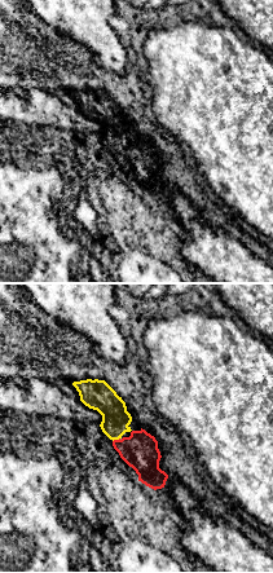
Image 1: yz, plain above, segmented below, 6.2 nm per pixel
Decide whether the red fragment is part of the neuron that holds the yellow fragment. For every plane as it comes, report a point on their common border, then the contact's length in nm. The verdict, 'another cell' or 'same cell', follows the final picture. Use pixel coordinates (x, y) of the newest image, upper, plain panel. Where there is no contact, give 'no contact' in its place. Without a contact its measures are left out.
meets yellow at (115, 149); contact 50 nm long

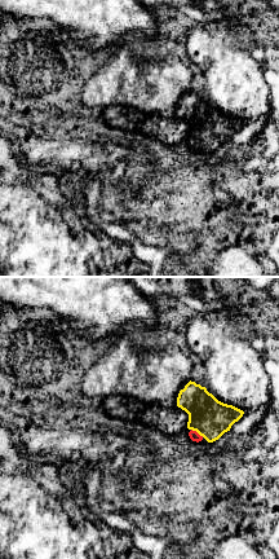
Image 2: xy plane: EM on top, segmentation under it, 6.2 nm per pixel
meets yellow at (198, 142); contact 90 nm long

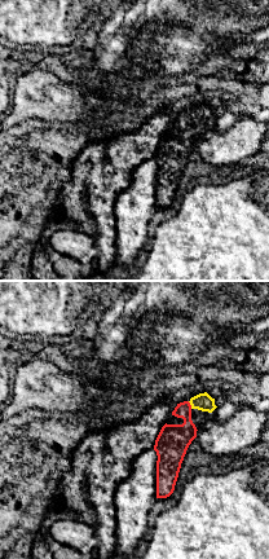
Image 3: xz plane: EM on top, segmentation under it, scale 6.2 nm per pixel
meets yellow at (190, 114); contact 50 nm long

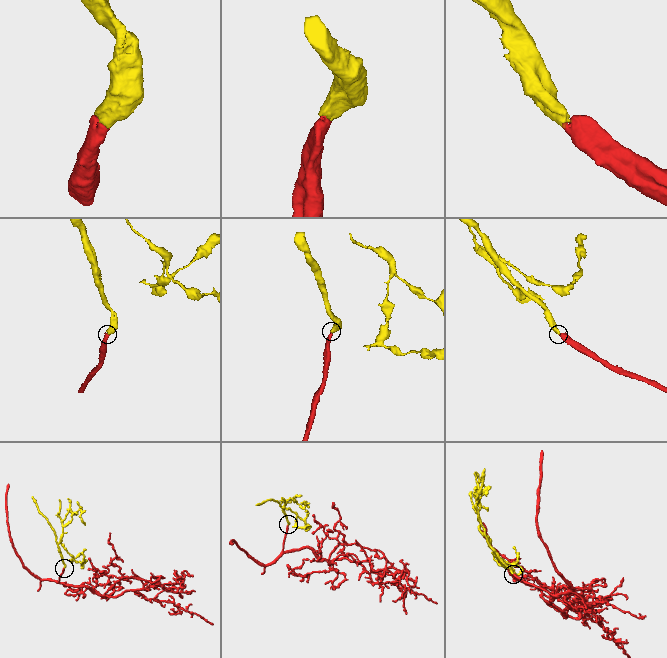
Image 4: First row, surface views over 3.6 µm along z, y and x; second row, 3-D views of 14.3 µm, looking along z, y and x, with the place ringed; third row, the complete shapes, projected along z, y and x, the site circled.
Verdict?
same cell

